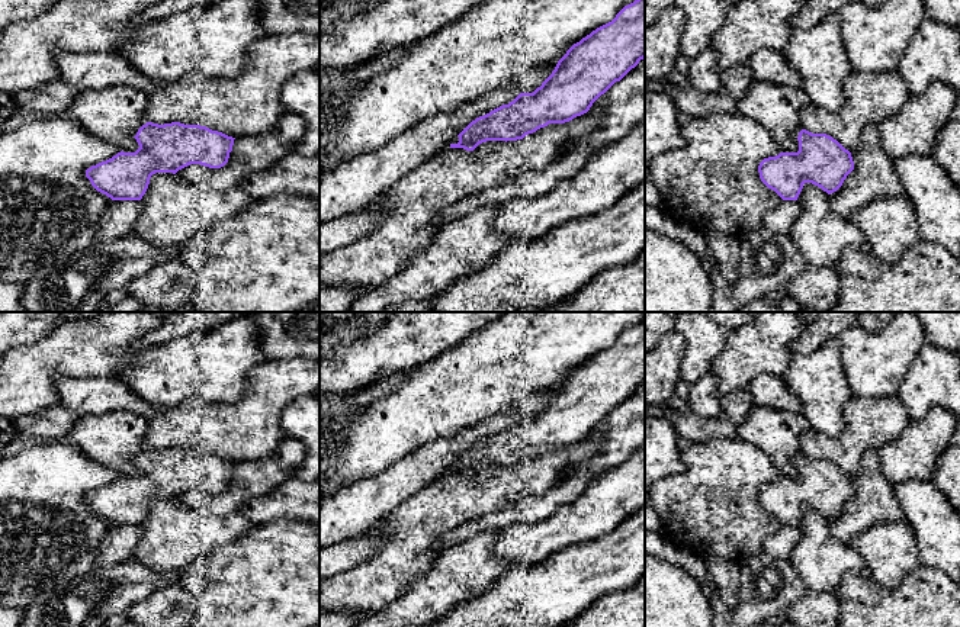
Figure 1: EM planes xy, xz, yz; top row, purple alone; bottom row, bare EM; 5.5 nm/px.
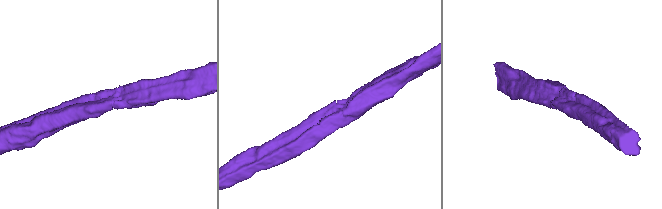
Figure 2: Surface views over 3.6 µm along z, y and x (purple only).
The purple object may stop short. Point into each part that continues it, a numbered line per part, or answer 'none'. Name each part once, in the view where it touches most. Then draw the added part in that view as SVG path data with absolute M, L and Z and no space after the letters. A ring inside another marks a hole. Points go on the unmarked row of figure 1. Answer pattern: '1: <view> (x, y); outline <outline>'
1: yz (793, 472); outline M800 451L799 454L793 456L790 459L790 472L789 473L783 473L783 478L797 478L799 476L799 466L797 466L797 462L799 462L799 457L802 456L803 453Z

